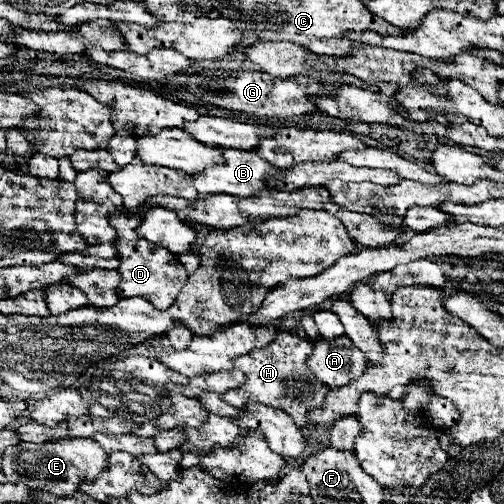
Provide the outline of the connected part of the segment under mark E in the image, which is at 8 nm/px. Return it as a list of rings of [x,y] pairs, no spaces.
[[[54,439],[32,449],[24,449],[22,445],[8,447],[2,457],[2,471],[6,481],[10,483],[26,483],[32,489],[46,489],[54,495],[74,495],[78,491],[78,483],[82,475],[98,475],[106,467],[106,453],[98,449],[92,439]]]

